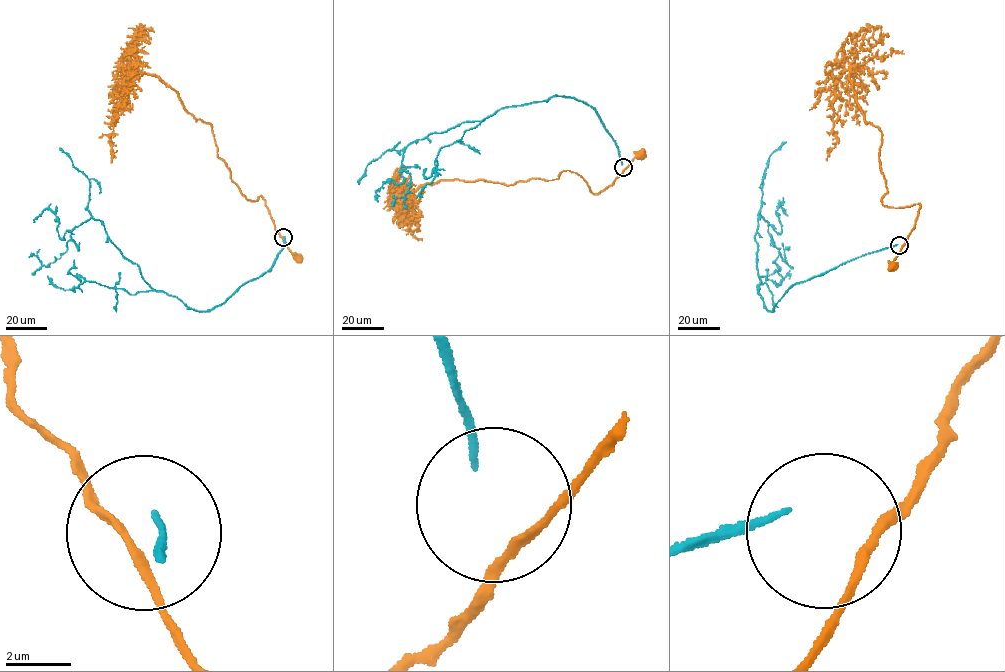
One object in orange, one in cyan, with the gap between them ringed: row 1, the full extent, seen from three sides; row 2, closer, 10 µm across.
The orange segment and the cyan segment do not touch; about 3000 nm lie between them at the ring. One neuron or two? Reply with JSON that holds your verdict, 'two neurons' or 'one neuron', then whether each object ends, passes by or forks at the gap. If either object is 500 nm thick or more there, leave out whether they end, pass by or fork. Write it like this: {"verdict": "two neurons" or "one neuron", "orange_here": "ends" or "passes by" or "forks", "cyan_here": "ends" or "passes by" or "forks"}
{"verdict": "two neurons", "orange_here": "passes by", "cyan_here": "ends"}

